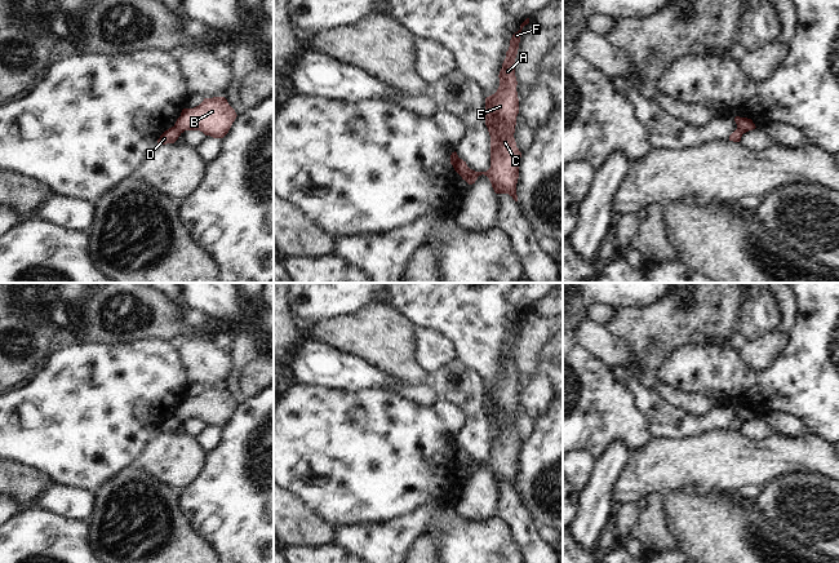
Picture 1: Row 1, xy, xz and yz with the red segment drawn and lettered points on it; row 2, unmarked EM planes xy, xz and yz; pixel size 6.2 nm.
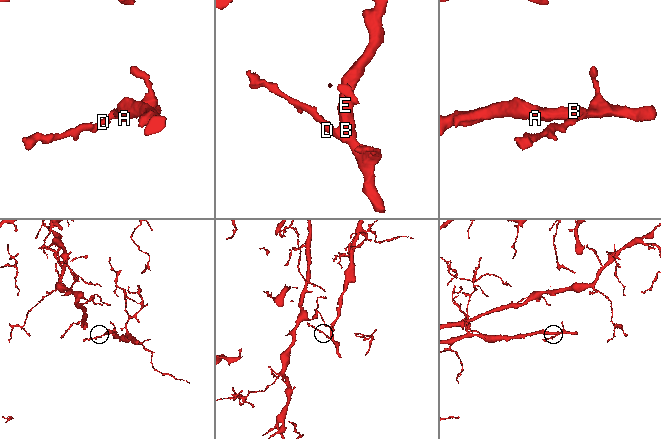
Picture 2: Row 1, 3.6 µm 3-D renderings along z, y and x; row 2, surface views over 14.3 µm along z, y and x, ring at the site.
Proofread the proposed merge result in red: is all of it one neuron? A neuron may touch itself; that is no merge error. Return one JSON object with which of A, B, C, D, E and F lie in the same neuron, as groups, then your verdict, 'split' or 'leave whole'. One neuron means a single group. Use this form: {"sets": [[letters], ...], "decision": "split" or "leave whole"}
{"sets": [["A", "B", "C", "E", "F"], ["D"]], "decision": "split"}

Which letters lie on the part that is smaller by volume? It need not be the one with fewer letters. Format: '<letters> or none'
D.

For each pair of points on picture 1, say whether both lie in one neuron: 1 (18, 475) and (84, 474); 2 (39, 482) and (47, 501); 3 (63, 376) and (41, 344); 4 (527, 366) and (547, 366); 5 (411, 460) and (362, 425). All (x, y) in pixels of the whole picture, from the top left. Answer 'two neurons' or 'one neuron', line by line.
1: two neurons
2: two neurons
3: two neurons
4: two neurons
5: one neuron

